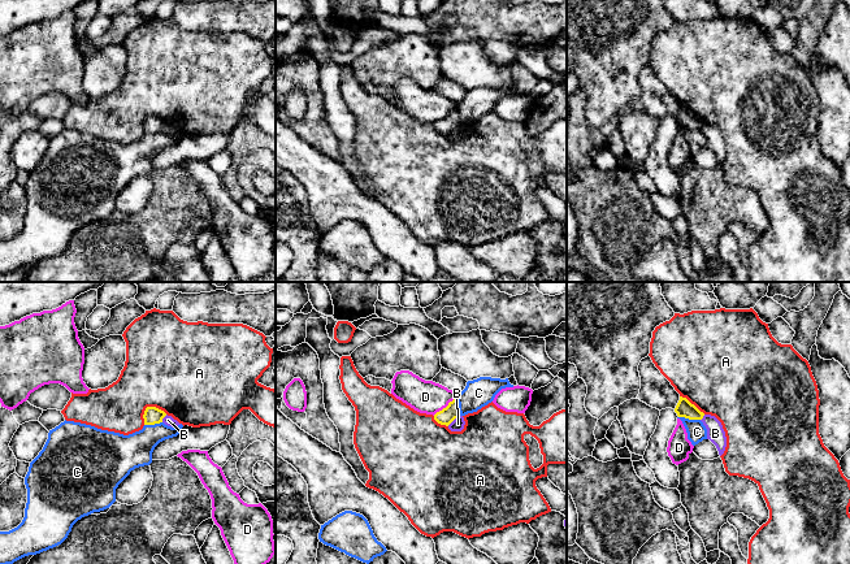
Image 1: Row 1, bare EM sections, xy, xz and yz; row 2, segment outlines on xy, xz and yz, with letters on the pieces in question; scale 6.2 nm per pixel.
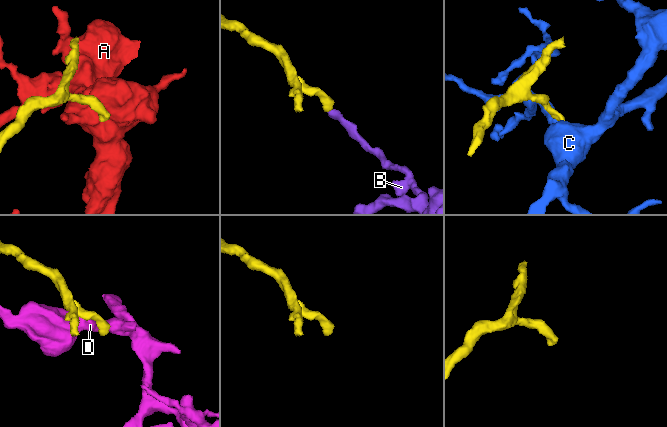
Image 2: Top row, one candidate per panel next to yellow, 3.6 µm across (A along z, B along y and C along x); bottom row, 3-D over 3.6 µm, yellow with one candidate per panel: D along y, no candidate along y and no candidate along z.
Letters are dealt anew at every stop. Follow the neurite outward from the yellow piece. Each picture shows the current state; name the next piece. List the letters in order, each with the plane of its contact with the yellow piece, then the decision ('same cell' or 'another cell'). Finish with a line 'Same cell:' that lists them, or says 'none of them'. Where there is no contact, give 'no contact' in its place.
A: contact in xy; another cell
B: contact in xz; another cell
C: contact in yz; another cell
D: contact in xz; another cell
Same cell: none of them

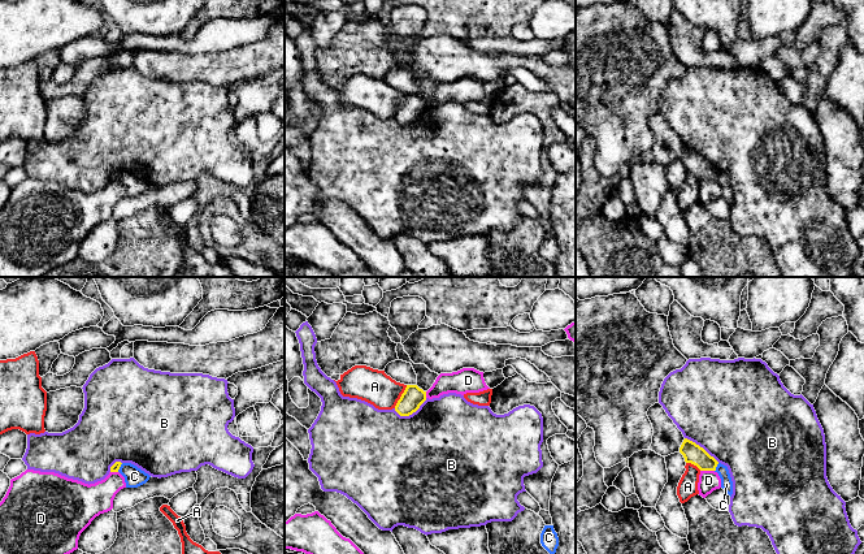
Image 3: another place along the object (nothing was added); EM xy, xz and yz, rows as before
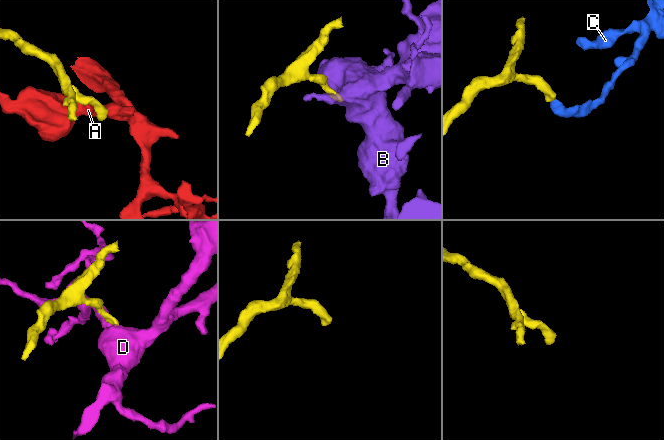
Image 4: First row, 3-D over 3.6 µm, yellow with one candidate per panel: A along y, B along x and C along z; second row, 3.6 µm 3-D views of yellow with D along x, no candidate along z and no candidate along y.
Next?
A: contact in xz; another cell
B: contact in xz; another cell
C: contact in yz; another cell
D: contact in yz; another cell
Same cell: none of them

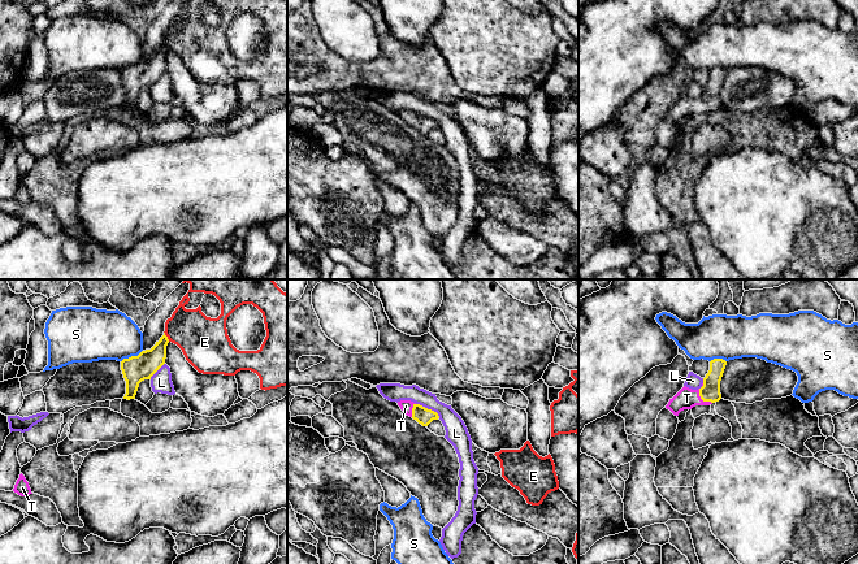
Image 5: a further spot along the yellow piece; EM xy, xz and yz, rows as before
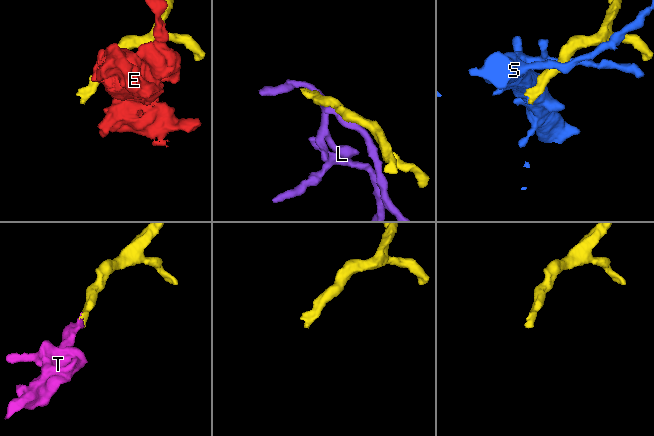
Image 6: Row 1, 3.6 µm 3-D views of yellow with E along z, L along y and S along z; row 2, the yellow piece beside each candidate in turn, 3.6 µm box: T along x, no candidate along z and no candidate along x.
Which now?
E: contact in xy; another cell
L: contact in xz; another cell
S: contact in xy; another cell
T: contact in yz; same cell
Same cell: T

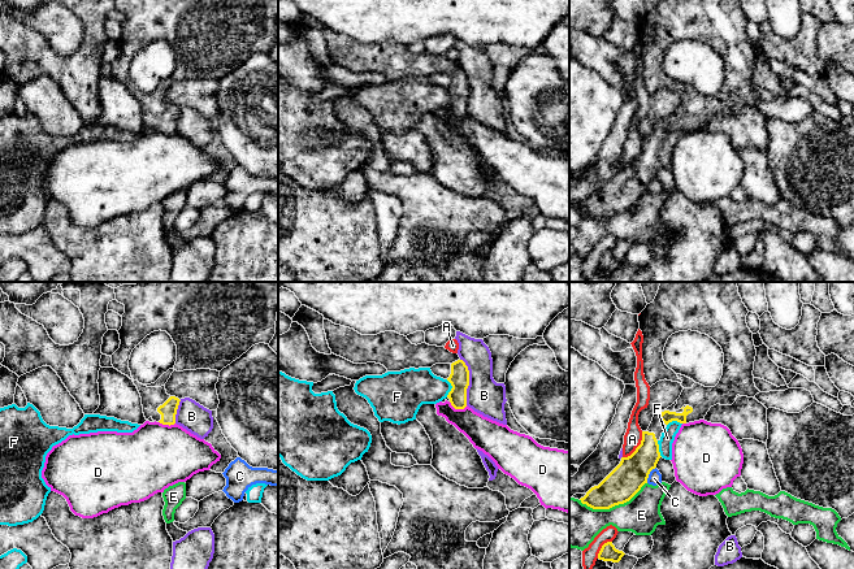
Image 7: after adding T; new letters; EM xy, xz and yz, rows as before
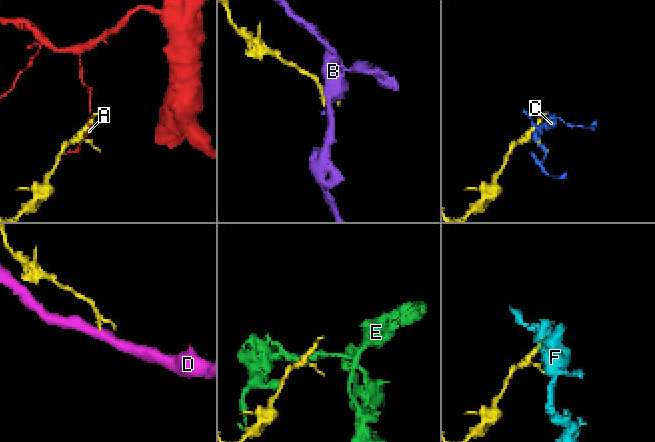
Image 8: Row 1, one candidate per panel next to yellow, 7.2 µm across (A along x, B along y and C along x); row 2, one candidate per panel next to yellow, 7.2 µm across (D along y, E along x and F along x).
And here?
A: contact in yz; another cell
B: contact in xz; another cell
C: contact in yz; another cell
D: contact in xz; another cell
E: contact in yz; another cell
F: contact in xz; another cell
Same cell: none of them

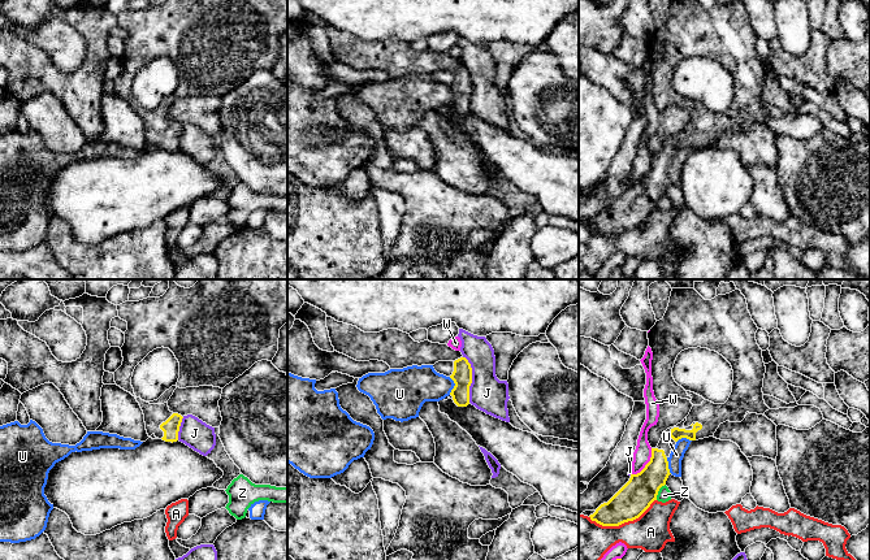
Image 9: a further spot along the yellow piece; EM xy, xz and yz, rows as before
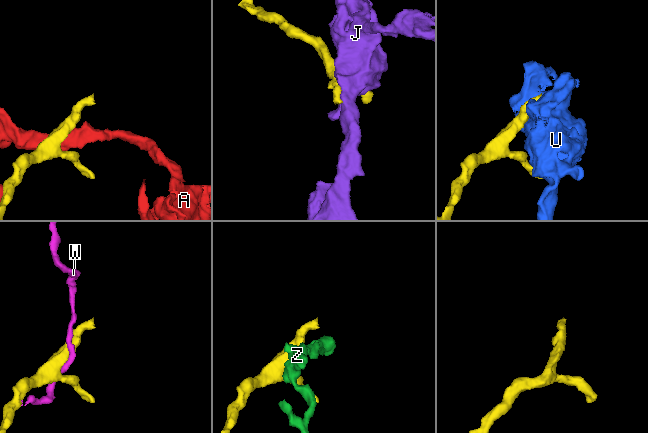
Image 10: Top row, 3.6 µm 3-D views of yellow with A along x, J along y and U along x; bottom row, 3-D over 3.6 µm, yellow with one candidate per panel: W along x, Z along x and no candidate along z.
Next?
A: contact in yz; another cell
J: contact in xz; another cell
U: contact in xz; another cell
W: contact in yz; another cell
Z: contact in yz; another cell
Same cell: none of them

